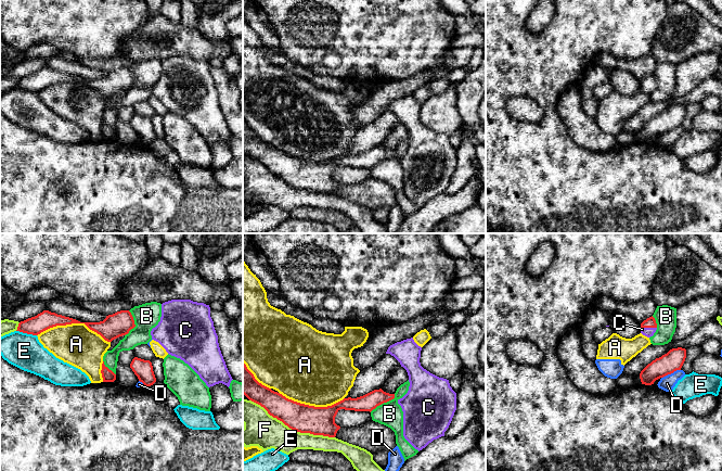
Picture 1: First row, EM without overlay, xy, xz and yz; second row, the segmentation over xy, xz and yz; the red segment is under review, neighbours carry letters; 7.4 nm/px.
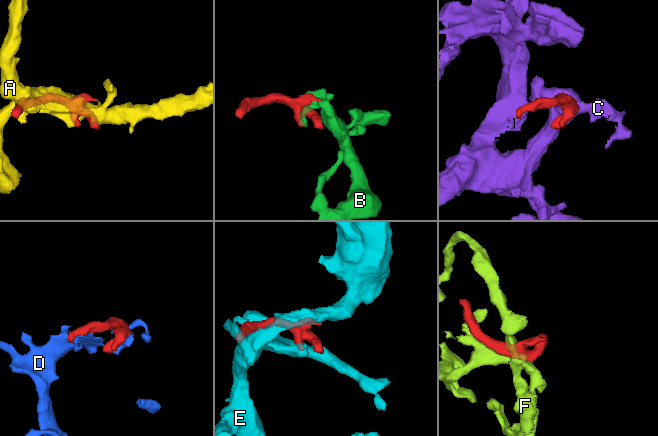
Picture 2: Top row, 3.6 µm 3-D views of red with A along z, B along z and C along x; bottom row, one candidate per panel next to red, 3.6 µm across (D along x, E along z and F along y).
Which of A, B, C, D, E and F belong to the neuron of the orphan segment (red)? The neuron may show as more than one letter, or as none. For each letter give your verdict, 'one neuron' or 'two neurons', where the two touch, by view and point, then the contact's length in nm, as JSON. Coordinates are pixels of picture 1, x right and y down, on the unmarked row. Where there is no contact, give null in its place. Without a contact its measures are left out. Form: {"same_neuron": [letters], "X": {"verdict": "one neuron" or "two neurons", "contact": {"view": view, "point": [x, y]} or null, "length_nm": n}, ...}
{"same_neuron": ["C"], "A": {"verdict": "two neurons", "contact": {"view": "xy", "point": [74, 79]}, "length_nm": 550}, "B": {"verdict": "two neurons", "contact": {"view": "xz", "point": [383, 160]}, "length_nm": 240}, "C": {"verdict": "one neuron", "contact": {"view": "yz", "point": [648, 84]}, "length_nm": 120}, "D": {"verdict": "two neurons", "contact": {"view": "yz", "point": [670, 130]}, "length_nm": 160}, "E": {"verdict": "two neurons", "contact": {"view": "xy", "point": [26, 89]}, "length_nm": 160}, "F": {"verdict": "two neurons", "contact": {"view": "xz", "point": [292, 186]}, "length_nm": 700}}

